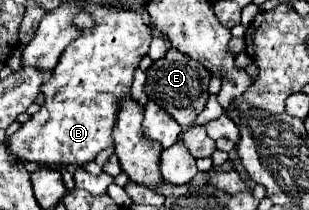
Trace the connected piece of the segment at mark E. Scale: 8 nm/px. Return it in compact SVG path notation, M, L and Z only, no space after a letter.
M170 48L168 54L154 62L148 72L146 72L146 94L152 102L156 102L158 106L162 106L180 126L190 126L196 116L204 110L206 106L206 100L208 100L208 84L210 84L210 74L208 70L200 64L200 62L194 62L190 58L186 58L184 54L180 54L178 50Z

